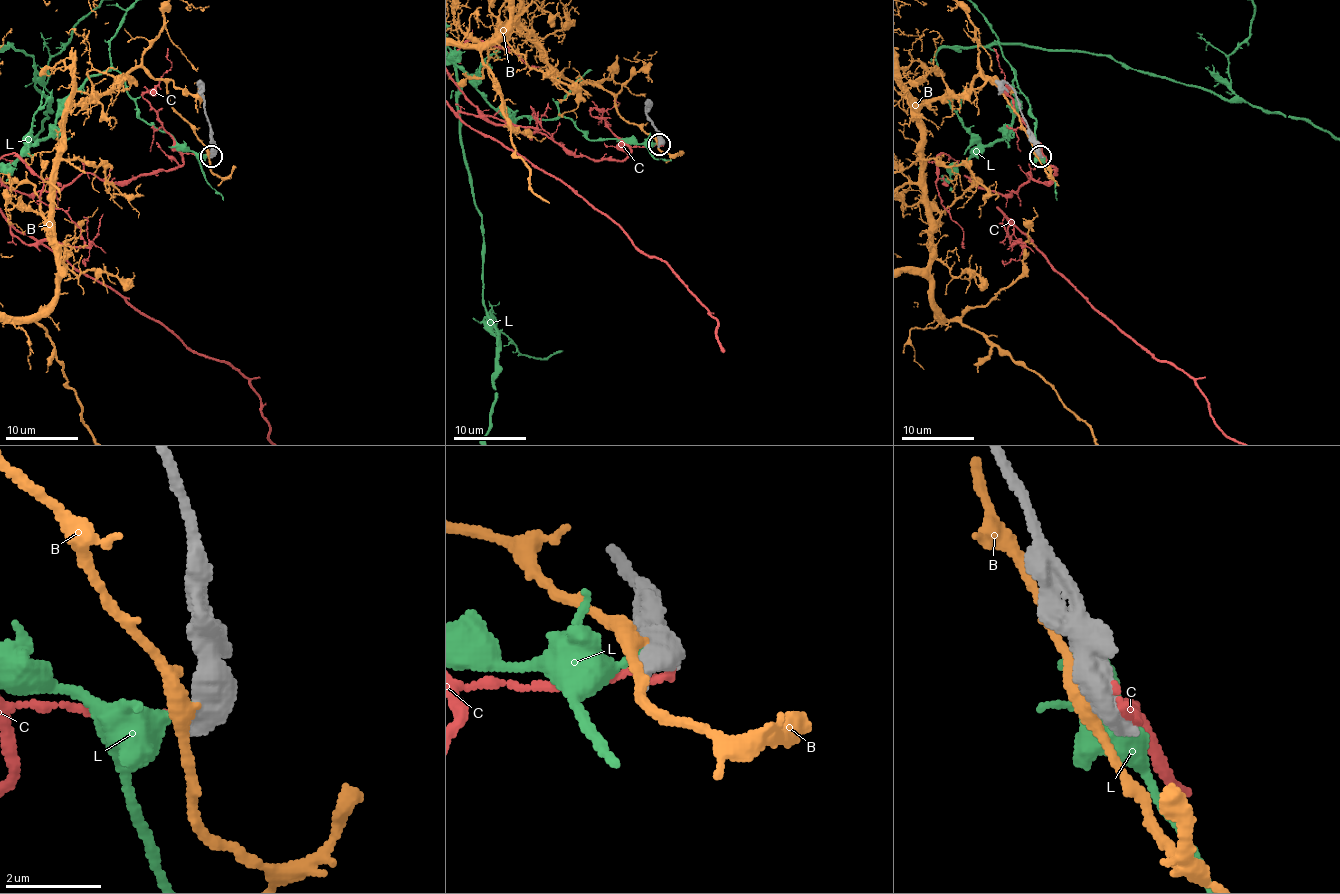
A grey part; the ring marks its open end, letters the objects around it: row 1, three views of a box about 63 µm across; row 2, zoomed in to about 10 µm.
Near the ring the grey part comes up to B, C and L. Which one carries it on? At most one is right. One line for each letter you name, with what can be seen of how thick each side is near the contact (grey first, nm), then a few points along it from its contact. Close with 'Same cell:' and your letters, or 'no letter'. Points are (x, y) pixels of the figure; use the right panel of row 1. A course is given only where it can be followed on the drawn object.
Same cell: no letter

